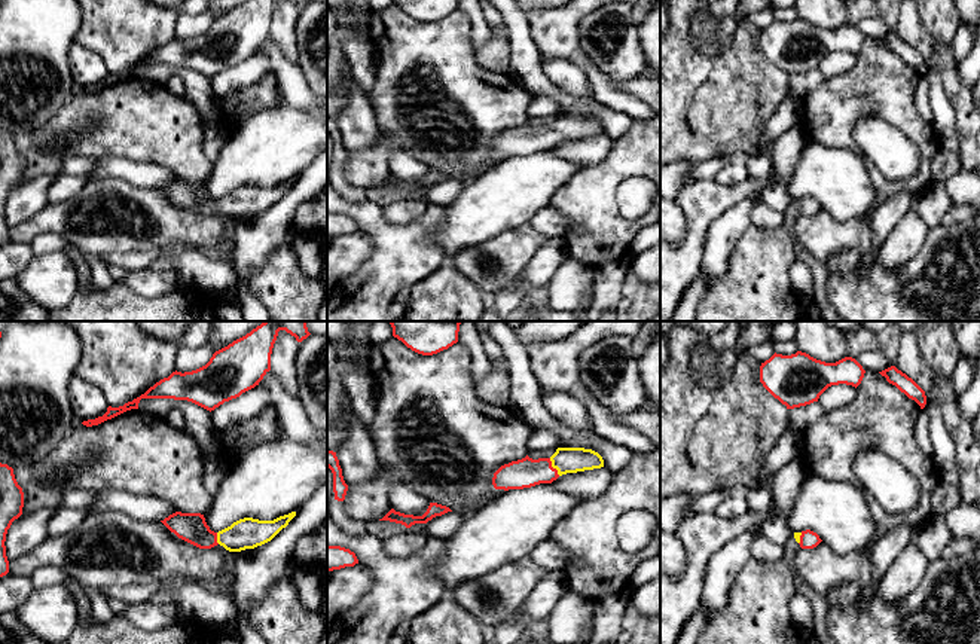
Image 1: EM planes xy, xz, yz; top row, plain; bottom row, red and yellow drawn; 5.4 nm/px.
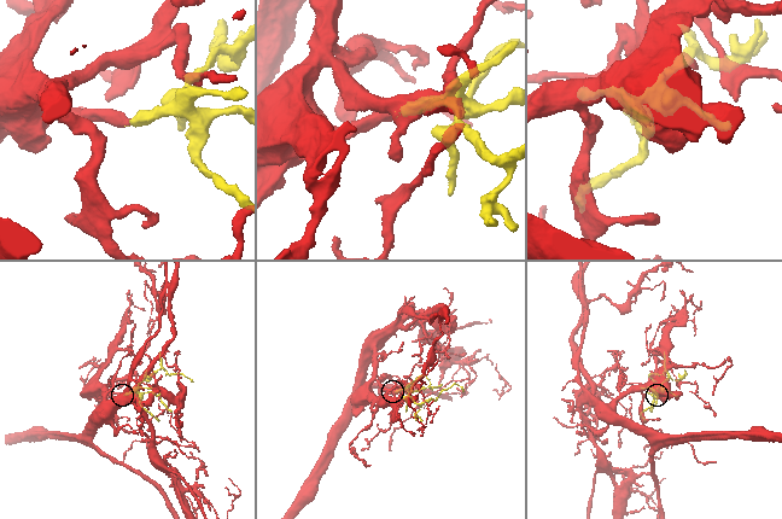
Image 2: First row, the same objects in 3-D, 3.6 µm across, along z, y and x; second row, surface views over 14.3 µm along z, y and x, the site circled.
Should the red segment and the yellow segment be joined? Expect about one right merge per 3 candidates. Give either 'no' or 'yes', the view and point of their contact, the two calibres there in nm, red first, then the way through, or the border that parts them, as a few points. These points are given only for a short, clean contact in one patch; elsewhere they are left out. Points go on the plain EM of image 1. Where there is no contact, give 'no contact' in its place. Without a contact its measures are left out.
yes; contact xz (552, 134); calibres 160 and 140 nm; way xz (524, 140), (552, 134), (565, 127)

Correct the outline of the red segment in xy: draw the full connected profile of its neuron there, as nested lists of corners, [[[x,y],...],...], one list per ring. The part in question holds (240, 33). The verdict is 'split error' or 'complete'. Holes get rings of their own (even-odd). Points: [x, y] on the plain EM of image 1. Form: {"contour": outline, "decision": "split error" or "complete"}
{"contour": [[[247,0],[216,18],[205,33],[184,40],[175,37],[132,68],[119,74],[109,73],[103,83],[82,91],[98,92],[126,77],[138,76],[141,65],[187,67],[211,79],[259,52],[271,37],[277,3],[278,0]]], "decision": "complete"}

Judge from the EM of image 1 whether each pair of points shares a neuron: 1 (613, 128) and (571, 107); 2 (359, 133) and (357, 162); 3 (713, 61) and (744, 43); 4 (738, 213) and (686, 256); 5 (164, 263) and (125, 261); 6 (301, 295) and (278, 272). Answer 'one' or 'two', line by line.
1: one
2: two
3: one
4: two
5: two
6: one

